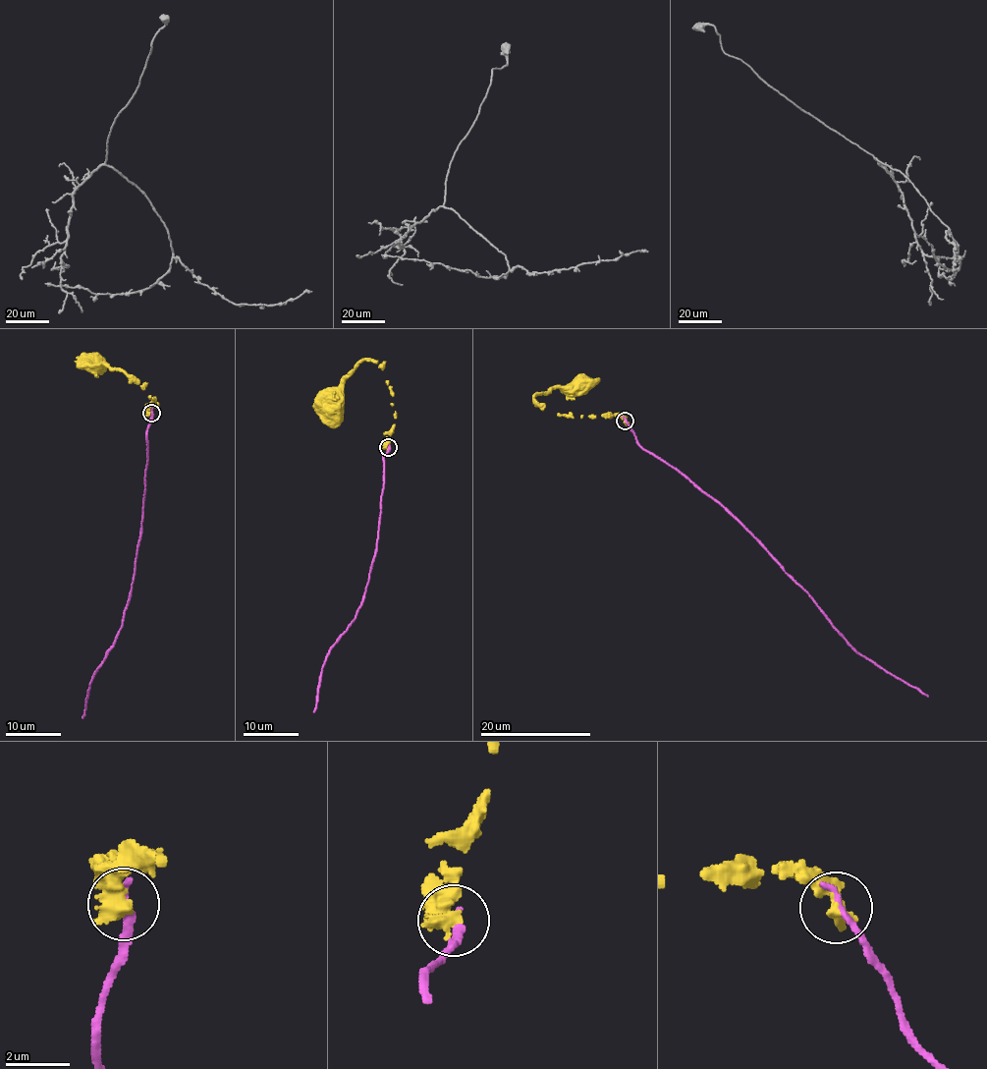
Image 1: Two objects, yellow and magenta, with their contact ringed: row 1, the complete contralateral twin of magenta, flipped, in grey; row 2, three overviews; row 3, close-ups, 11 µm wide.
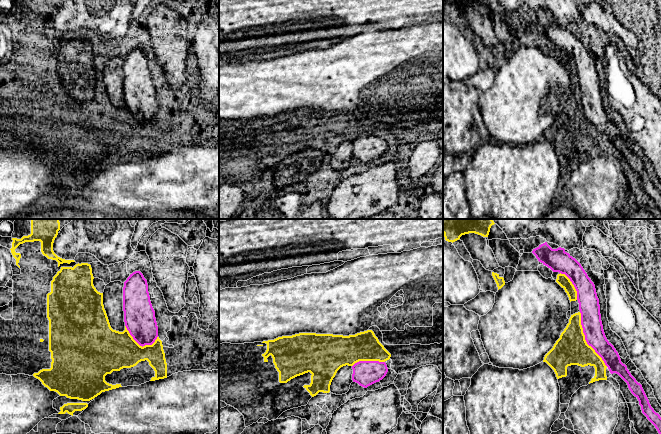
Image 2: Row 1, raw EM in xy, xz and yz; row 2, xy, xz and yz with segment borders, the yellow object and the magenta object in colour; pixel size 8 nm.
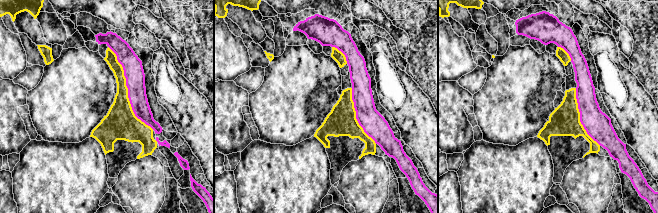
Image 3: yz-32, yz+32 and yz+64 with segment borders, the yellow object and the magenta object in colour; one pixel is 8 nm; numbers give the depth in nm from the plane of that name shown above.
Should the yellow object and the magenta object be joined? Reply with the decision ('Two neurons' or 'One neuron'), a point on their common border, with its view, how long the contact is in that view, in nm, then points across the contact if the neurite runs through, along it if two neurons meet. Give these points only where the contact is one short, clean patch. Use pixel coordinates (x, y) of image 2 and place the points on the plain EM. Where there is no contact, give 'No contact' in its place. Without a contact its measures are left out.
Two neurons. Touches yellow at yz (584, 115). Shared border 500 nm

